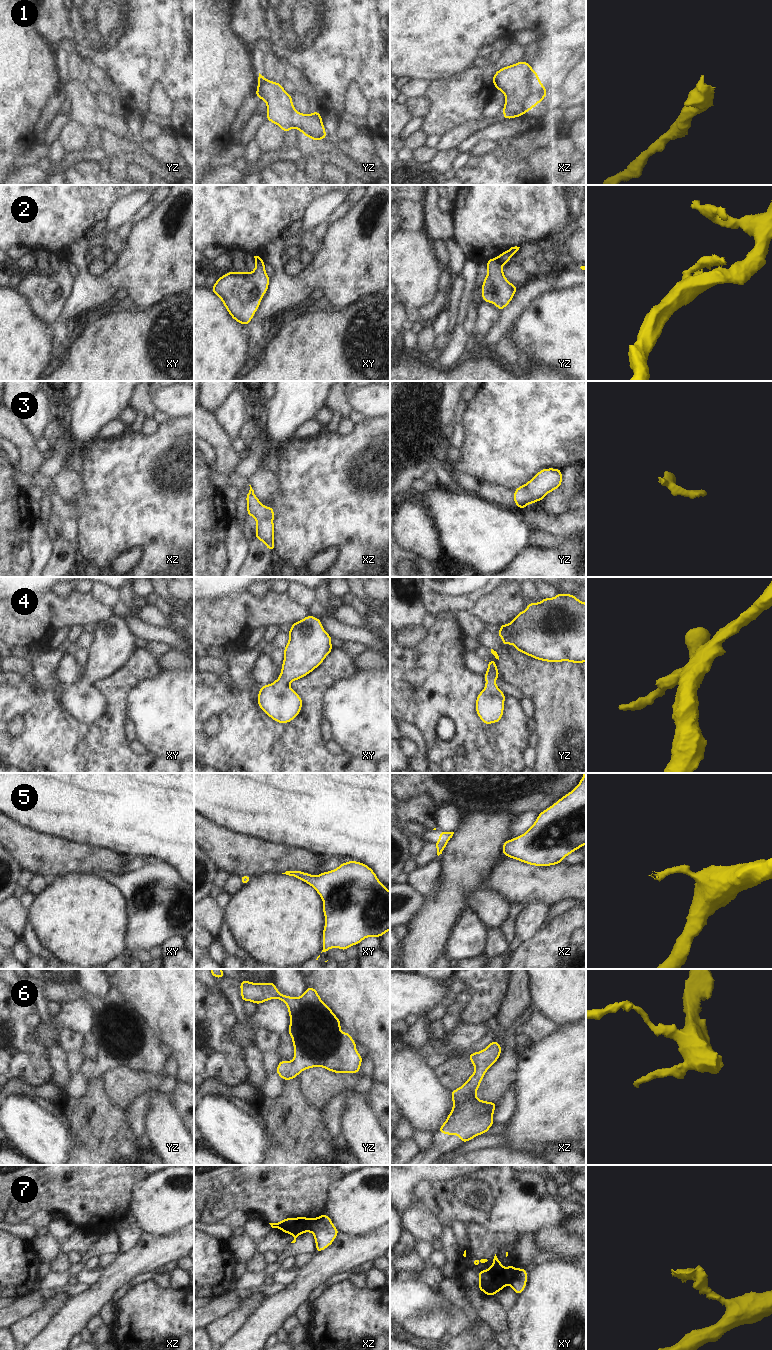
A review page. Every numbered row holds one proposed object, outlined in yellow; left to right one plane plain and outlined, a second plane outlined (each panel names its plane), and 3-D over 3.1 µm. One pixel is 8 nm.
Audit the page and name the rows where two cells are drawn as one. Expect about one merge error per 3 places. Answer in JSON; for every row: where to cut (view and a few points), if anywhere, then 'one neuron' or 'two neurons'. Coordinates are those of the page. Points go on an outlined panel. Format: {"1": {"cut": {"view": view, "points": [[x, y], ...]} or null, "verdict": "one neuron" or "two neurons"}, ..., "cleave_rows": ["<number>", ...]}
{"1": {"cut": null, "verdict": "one neuron"}, "2": {"cut": {"view": "yz", "points": [[497, 257], [502, 264]]}, "verdict": "two neurons"}, "3": {"cut": null, "verdict": "one neuron"}, "4": {"cut": null, "verdict": "one neuron"}, "5": {"cut": null, "verdict": "one neuron"}, "6": {"cut": null, "verdict": "one neuron"}, "7": {"cut": {"view": "xy", "points": [[515, 1269], [509, 1283]]}, "verdict": "two neurons"}, "cleave_rows": ["2", "7"]}

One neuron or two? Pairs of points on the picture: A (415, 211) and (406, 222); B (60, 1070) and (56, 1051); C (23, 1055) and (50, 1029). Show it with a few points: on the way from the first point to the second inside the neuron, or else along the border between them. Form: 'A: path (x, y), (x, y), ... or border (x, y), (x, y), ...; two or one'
A: path (412, 214), (409, 219); one
B: path (59, 1065), (56, 1056); one
C: border (41, 1020), (34, 1033), (34, 1037), (49, 1046); two

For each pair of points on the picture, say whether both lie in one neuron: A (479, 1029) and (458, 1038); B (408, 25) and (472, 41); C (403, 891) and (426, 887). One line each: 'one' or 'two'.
A: one
B: one
C: two

